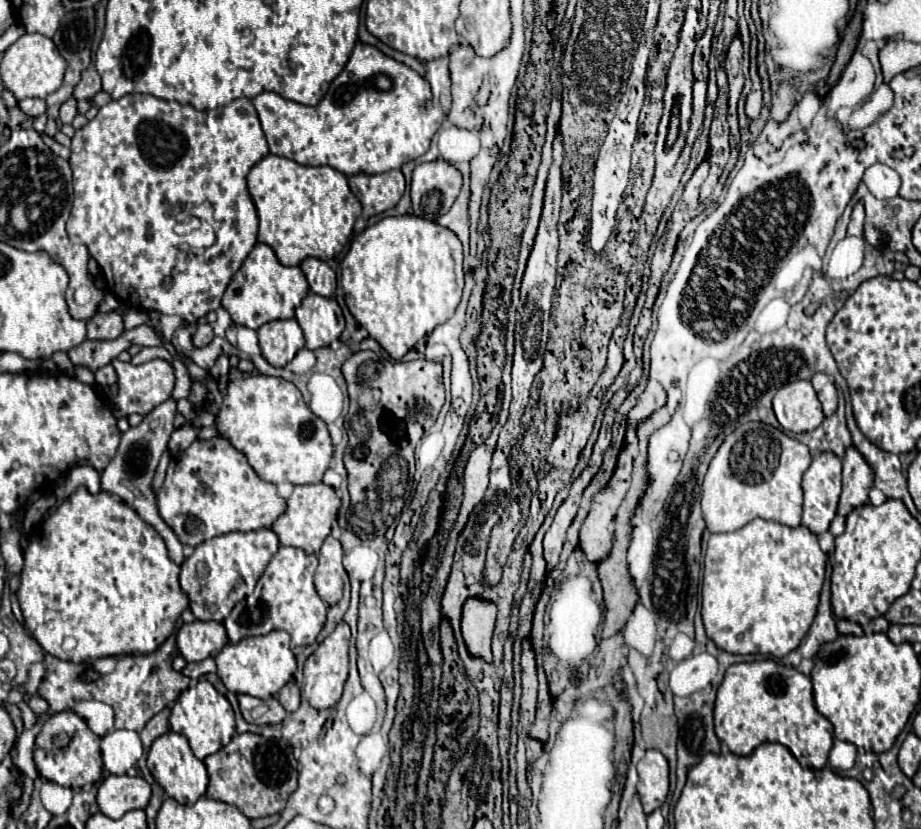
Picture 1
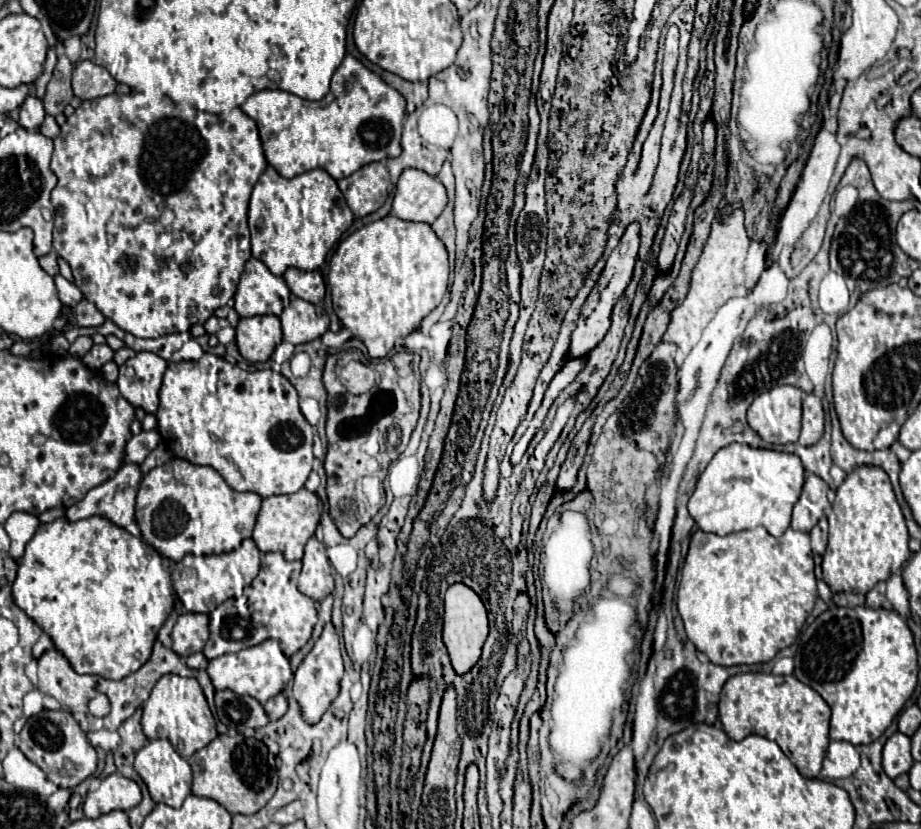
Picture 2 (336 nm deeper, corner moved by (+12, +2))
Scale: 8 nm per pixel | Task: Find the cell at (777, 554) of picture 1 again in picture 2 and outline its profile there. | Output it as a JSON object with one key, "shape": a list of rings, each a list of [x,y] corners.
{"shape":[[[766,528],[734,532],[728,536],[716,536],[696,530],[690,540],[690,550],[682,568],[682,580],[676,596],[676,606],[682,616],[688,638],[698,652],[706,654],[710,662],[718,666],[736,664],[762,664],[772,660],[782,648],[794,644],[808,614],[818,598],[814,558],[810,548],[810,536],[806,532],[788,528],[780,538],[774,538]]]}

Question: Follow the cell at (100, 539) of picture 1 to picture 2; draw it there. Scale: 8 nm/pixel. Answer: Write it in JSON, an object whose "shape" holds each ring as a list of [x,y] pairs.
{"shape":[[[98,516],[78,522],[58,518],[50,524],[40,524],[26,544],[12,594],[14,602],[52,638],[78,674],[96,674],[110,680],[130,676],[150,658],[156,634],[174,610],[170,570],[164,566],[162,556],[142,538],[134,538],[124,528]]]}

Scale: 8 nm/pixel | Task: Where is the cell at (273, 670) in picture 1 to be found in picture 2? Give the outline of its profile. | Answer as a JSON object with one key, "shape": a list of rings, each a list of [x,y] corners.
{"shape":[[[266,640],[258,646],[240,650],[236,654],[224,654],[224,656],[210,660],[208,676],[216,690],[228,688],[228,690],[234,690],[236,694],[250,694],[252,698],[256,698],[258,702],[264,704],[268,698],[272,698],[284,690],[284,686],[292,678],[292,670],[290,670],[288,658],[280,650],[280,642]]]}

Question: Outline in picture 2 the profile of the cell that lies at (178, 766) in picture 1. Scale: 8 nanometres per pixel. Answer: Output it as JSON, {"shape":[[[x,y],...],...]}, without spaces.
{"shape":[[[148,740],[142,746],[142,750],[136,754],[134,770],[140,774],[140,778],[148,786],[148,792],[154,802],[162,802],[166,806],[178,808],[178,806],[182,806],[184,798],[190,794],[190,788],[192,788],[190,764],[166,740]]]}

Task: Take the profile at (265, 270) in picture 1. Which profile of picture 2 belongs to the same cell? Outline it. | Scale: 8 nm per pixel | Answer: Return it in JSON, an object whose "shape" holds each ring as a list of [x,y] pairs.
{"shape":[[[250,258],[244,266],[236,296],[236,312],[246,316],[274,314],[278,316],[290,302],[290,288],[282,276],[272,274],[260,260]]]}

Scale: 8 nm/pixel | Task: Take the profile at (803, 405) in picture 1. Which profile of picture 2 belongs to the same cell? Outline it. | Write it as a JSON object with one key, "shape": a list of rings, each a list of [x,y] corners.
{"shape":[[[774,386],[748,408],[750,428],[768,444],[790,444],[800,436],[804,392],[796,386]]]}

